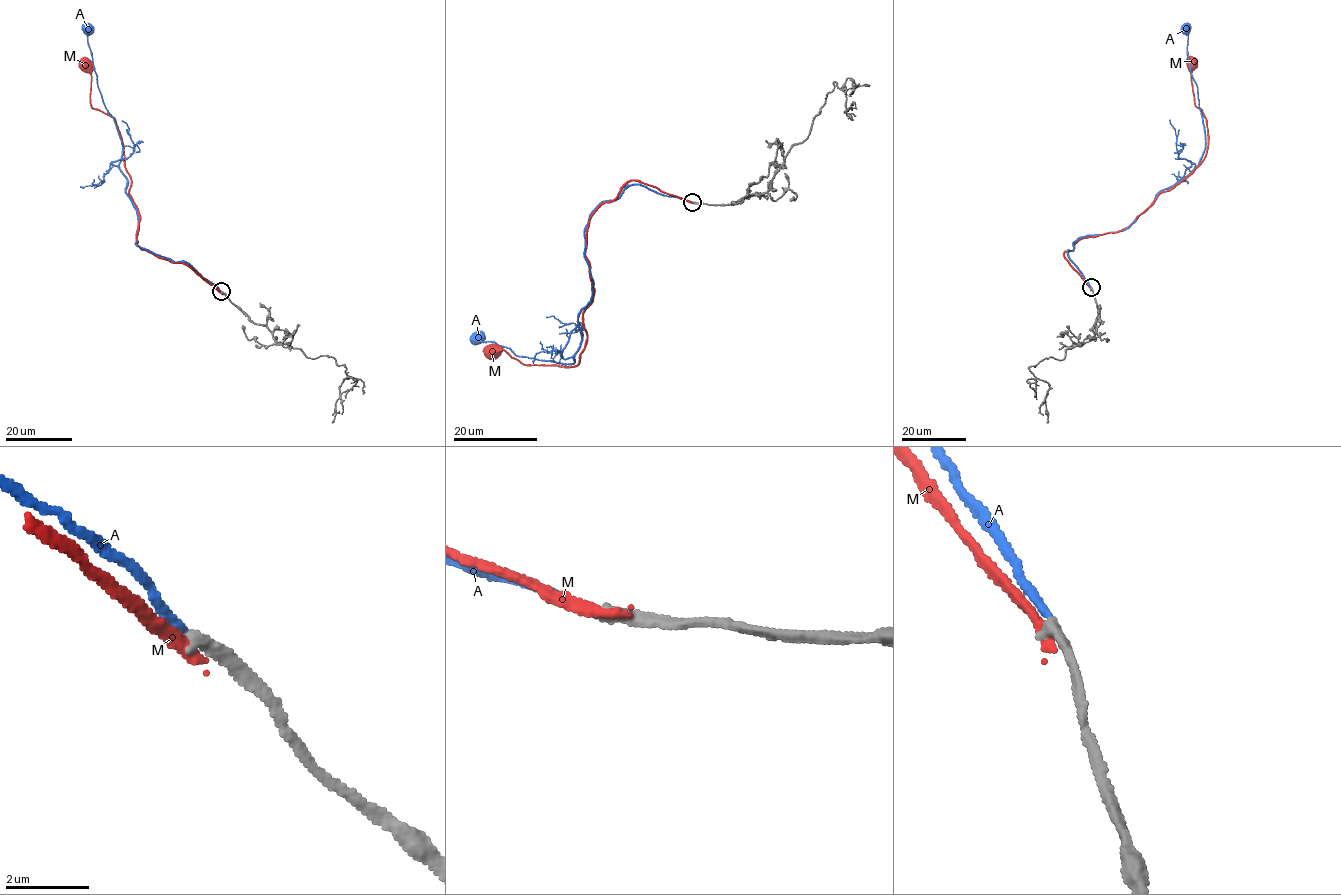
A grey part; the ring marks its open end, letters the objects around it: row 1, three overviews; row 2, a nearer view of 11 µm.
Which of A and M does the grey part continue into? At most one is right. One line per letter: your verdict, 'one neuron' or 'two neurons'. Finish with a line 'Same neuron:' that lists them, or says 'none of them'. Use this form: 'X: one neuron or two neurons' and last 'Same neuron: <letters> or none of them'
A: one neuron
M: two neurons
Same neuron: A

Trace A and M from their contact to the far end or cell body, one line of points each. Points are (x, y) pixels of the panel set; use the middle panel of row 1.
A: (692, 202), (632, 185), (590, 215), (584, 251), (593, 283), (574, 362), (517, 356), (478, 337)
M: (693, 202), (630, 181), (590, 218), (585, 255), (594, 291), (578, 363), (525, 365), (492, 351)

